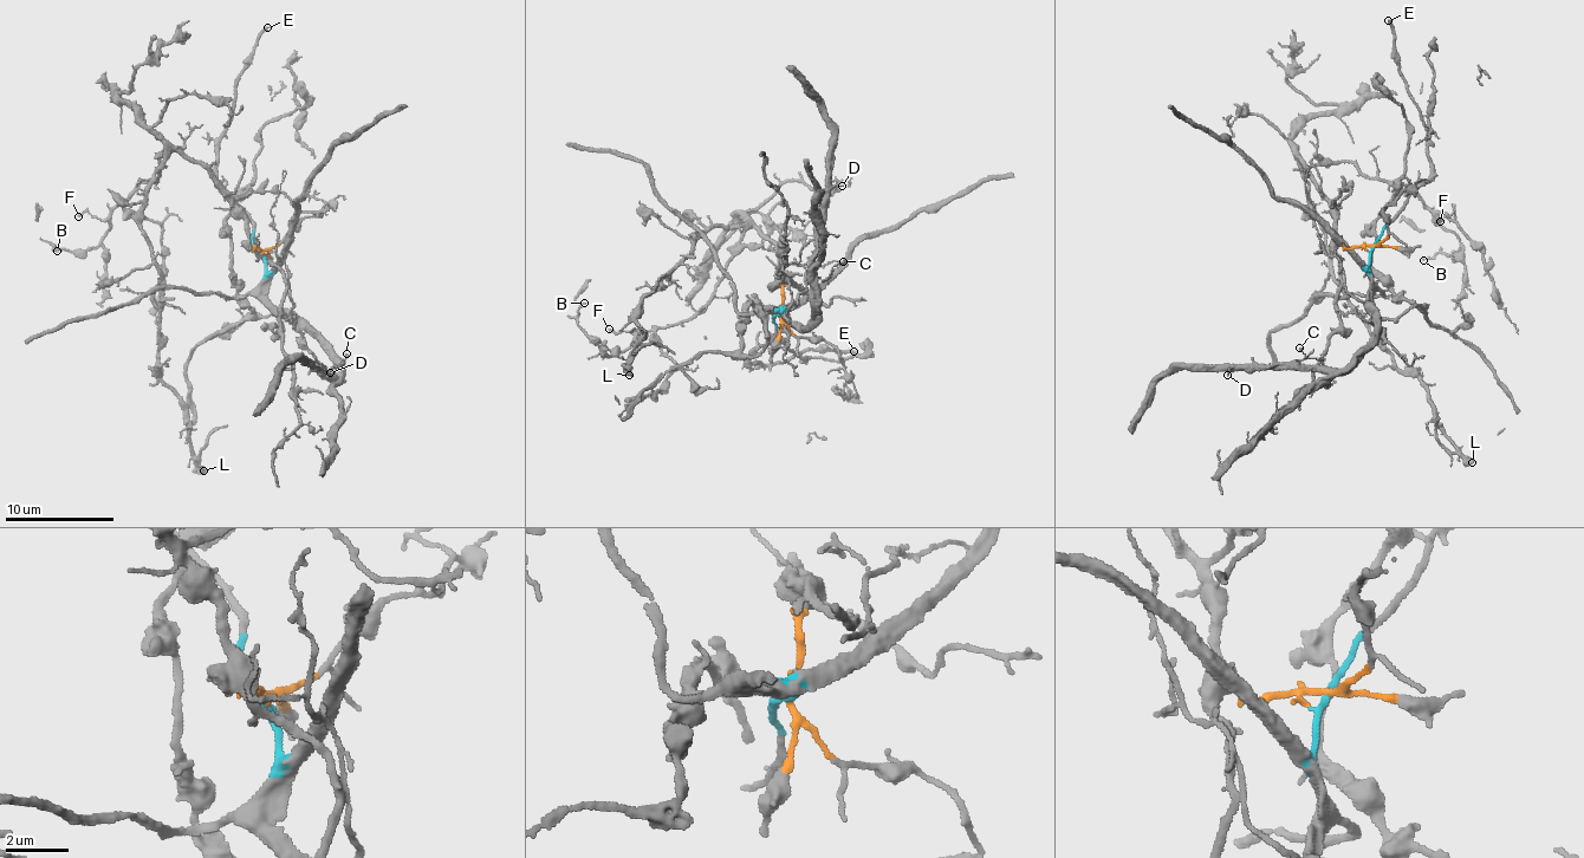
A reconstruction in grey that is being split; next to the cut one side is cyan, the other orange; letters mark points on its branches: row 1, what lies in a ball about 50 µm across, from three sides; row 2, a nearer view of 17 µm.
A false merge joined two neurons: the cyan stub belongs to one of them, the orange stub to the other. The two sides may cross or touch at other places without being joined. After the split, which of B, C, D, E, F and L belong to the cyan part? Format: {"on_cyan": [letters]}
{"on_cyan": ["C", "D", "E"]}

